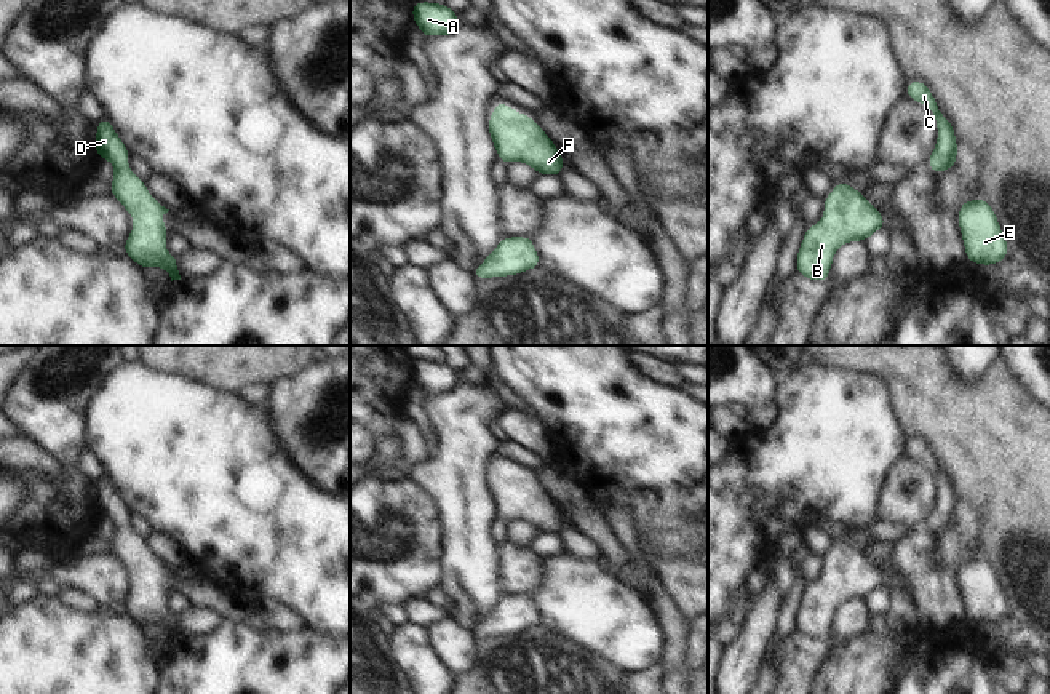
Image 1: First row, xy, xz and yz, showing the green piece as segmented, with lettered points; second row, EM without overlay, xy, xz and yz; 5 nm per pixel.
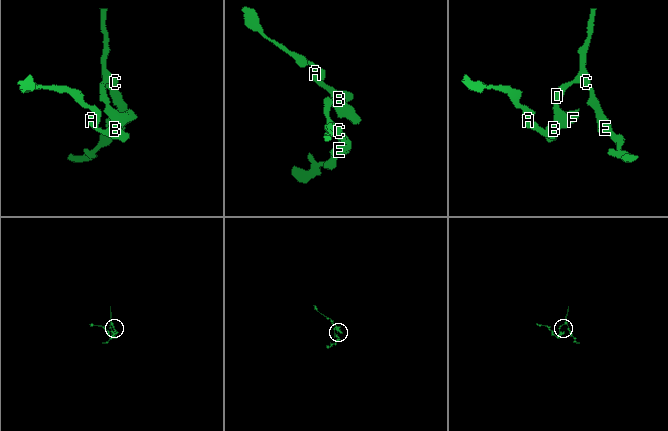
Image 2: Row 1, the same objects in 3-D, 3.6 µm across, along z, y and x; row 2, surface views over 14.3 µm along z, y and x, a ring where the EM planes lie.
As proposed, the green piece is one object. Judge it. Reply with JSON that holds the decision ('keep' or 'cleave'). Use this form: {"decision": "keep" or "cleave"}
{"decision": "keep"}

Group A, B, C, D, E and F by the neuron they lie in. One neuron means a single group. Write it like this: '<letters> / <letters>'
A B C D E F

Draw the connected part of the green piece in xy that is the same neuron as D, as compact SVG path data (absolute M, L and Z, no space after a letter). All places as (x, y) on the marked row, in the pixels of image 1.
M109 117L101 118L96 126L96 157L113 165L115 176L109 193L113 195L128 214L134 217L133 230L125 240L125 256L131 257L139 269L160 267L173 280L181 280L177 257L165 248L168 227L160 219L169 209L161 206L147 190L145 181L137 177L129 165L129 150L118 138Z

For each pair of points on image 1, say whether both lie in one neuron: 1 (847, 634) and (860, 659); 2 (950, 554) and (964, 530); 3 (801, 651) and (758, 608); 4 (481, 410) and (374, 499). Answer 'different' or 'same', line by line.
1: different
2: same
3: different
4: different

